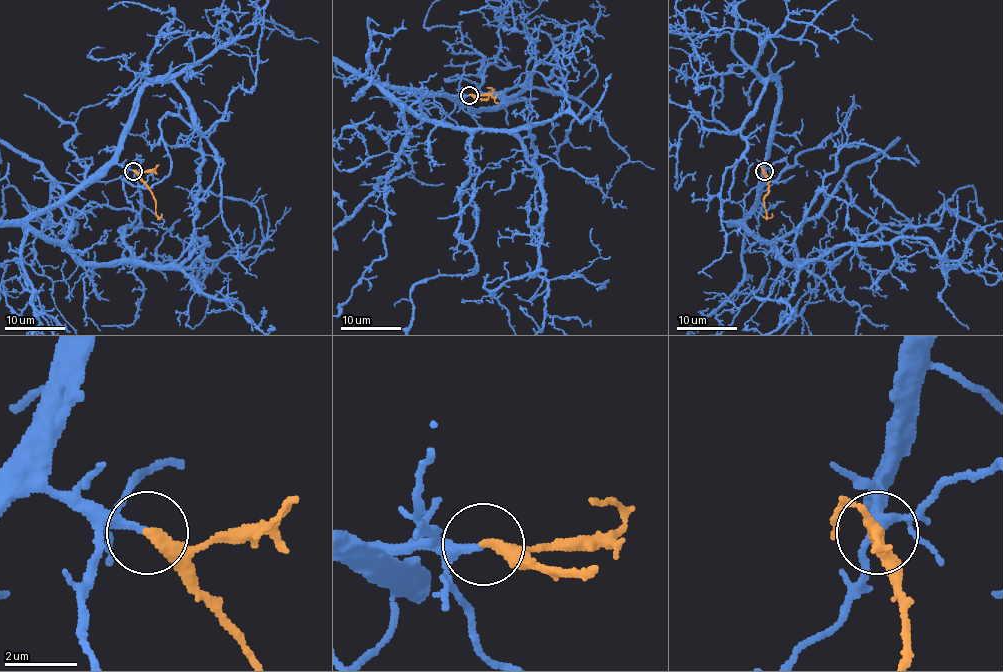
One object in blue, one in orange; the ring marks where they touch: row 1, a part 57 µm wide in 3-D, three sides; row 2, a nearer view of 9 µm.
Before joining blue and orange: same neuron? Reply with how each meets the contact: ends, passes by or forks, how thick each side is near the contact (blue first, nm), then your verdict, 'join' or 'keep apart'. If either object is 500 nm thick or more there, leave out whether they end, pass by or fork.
blue ends; orange ends; calibres 240 and 320 nm; join

